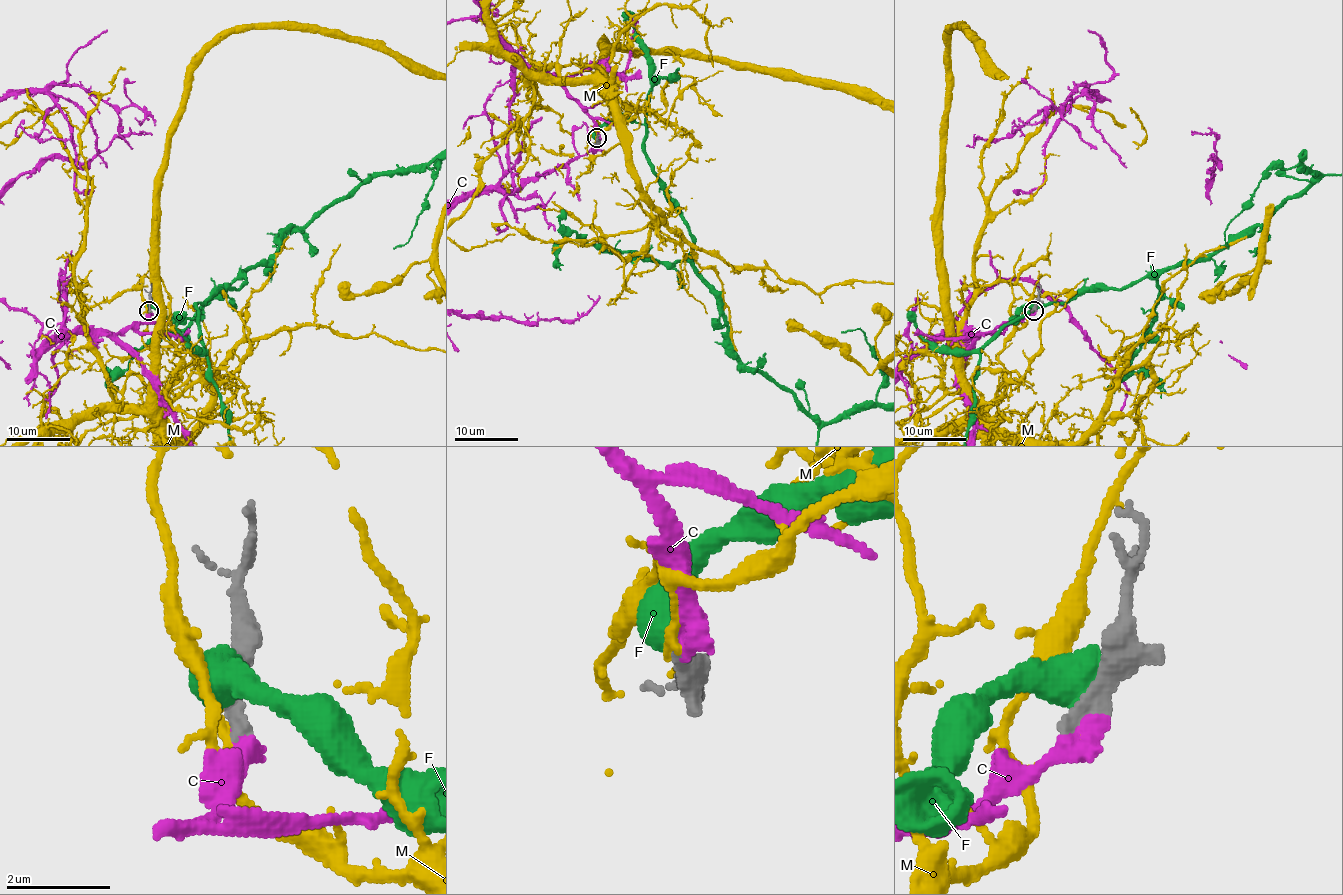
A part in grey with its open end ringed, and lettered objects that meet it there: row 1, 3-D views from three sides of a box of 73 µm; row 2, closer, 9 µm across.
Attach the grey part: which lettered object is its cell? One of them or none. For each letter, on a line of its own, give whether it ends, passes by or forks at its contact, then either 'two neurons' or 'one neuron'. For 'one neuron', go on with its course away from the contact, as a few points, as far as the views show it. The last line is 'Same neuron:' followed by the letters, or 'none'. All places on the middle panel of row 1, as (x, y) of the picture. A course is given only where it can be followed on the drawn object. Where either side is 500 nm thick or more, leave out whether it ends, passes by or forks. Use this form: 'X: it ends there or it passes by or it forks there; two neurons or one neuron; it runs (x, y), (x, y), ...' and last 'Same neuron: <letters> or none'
C: it ends there; one neuron
F: two neurons
M: it ends there; two neurons
Same neuron: C

